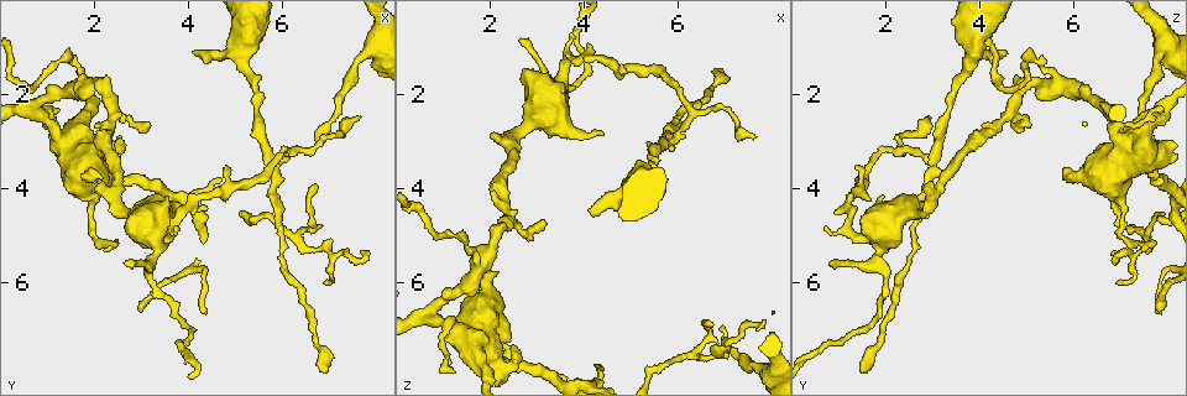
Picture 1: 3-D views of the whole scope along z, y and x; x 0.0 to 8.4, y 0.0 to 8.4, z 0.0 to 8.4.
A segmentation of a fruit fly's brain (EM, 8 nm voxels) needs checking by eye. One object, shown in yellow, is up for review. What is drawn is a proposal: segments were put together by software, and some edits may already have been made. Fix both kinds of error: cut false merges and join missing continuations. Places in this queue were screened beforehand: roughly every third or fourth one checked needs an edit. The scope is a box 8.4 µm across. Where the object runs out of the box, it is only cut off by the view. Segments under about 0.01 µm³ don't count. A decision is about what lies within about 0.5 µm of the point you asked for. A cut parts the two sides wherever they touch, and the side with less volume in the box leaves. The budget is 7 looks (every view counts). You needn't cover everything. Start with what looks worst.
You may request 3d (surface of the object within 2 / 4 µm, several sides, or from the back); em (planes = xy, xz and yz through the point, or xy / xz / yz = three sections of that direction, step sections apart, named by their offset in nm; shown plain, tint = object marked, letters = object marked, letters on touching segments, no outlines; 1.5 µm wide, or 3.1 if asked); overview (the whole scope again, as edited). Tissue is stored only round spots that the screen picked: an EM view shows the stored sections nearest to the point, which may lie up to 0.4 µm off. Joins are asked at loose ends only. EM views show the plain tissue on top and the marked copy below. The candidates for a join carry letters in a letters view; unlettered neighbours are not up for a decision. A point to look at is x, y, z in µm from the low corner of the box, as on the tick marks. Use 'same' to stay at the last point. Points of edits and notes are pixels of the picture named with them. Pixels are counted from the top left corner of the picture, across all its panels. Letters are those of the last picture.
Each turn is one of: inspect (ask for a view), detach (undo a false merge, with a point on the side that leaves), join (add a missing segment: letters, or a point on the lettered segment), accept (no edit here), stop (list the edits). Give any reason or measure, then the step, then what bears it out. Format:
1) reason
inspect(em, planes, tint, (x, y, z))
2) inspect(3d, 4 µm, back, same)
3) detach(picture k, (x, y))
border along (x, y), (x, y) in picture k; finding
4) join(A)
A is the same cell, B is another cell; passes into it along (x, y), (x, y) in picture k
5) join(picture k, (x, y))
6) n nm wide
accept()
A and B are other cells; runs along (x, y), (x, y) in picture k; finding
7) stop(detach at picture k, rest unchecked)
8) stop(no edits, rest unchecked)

branch stops here
inspect(3d, 2 µm, (6.85, 7.85, 1.50))

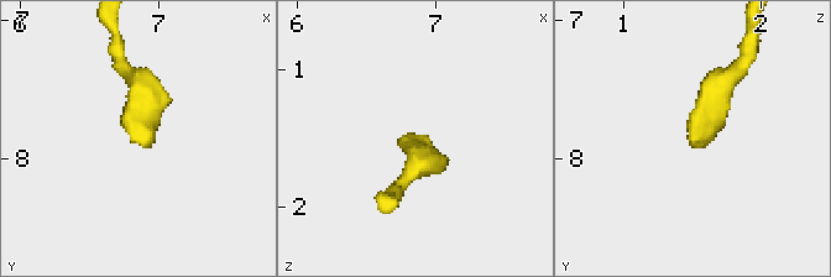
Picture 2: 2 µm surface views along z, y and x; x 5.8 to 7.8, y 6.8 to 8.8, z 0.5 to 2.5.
inspect(em, xy, step 4, tint, (6.80, 7.90, 1.52))

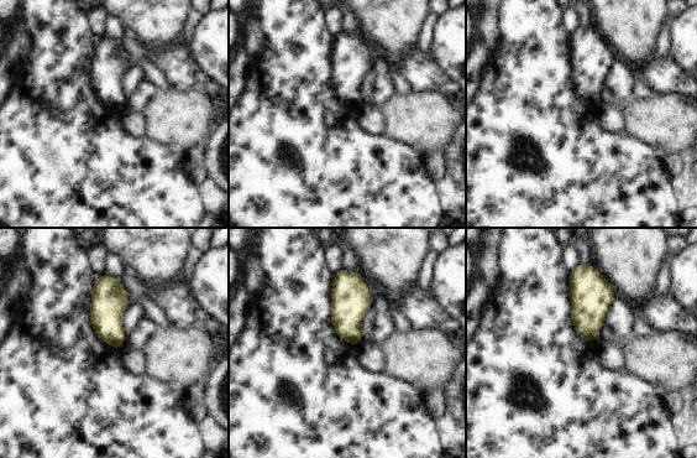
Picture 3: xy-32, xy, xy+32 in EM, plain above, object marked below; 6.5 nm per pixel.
another direction
inspect(em, planes, letters, same)

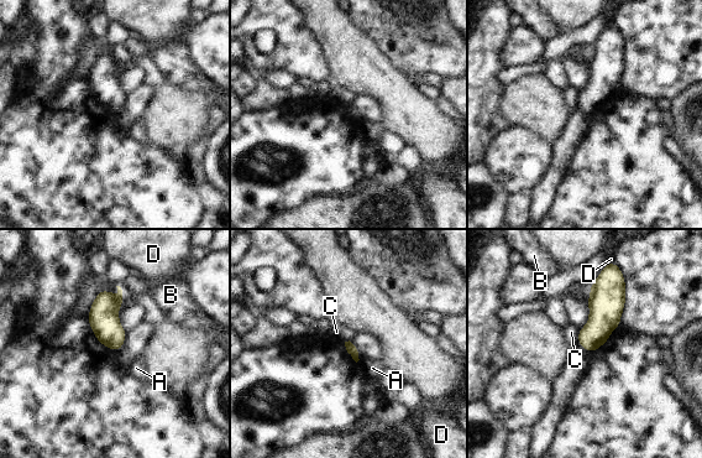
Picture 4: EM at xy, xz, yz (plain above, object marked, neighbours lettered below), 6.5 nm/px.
accept()
A, B, C and D are other cells; border along (577, 329), (579, 342) in picture 4; no lettered segment goes on from it

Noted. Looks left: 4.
side arm on a straight run
inspect(em, xy, step 8, tint, (5.85, 3.45, 3.05))

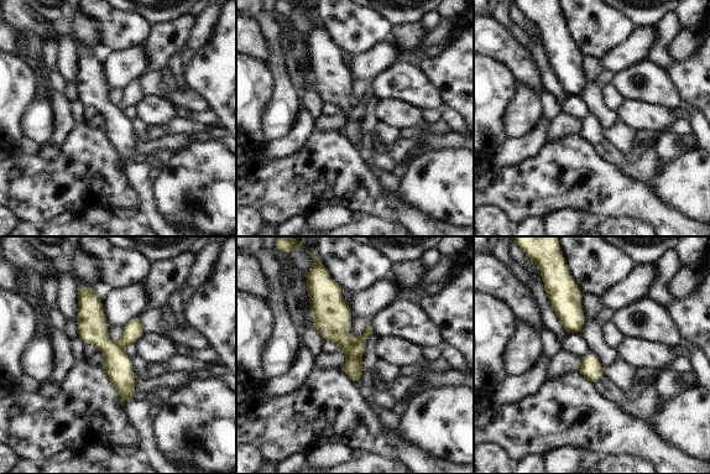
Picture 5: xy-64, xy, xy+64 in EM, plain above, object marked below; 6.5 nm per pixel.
cut it another way
inspect(em, planes, letters, same)

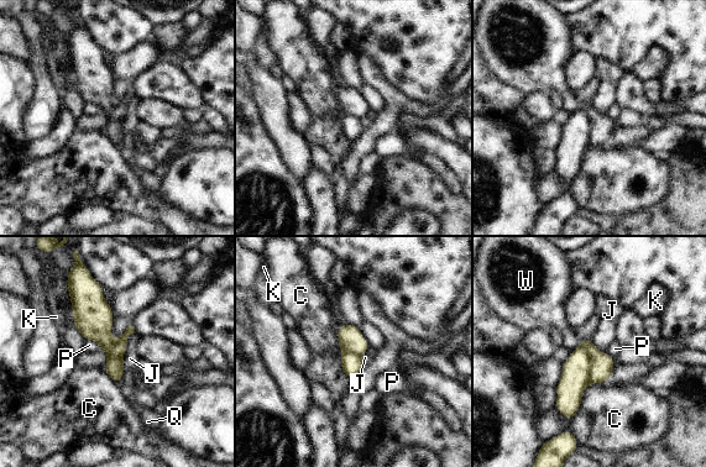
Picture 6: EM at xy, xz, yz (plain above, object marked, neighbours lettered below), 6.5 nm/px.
180 nm wide
accept()
C, J, K, P, Q and W are other cells; border along (126, 351), (123, 356), (121, 379) in picture 6; continuous, no second neuron

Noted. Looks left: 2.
thin end
inspect(3d, 2 µm, back, (2.50, 5.10, 7.75))

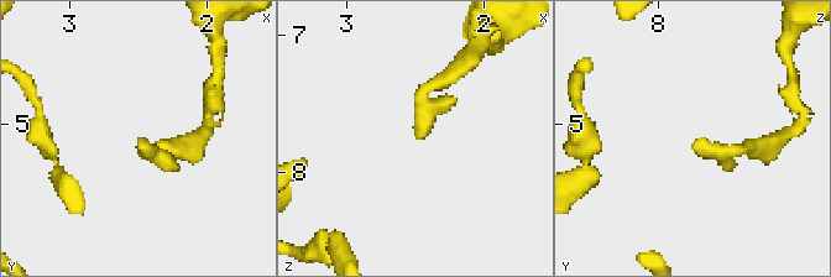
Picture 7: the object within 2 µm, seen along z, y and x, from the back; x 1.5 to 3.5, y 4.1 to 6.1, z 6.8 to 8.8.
need the tissue
inspect(em, planes, letters, (2.48, 5.14, 7.74))

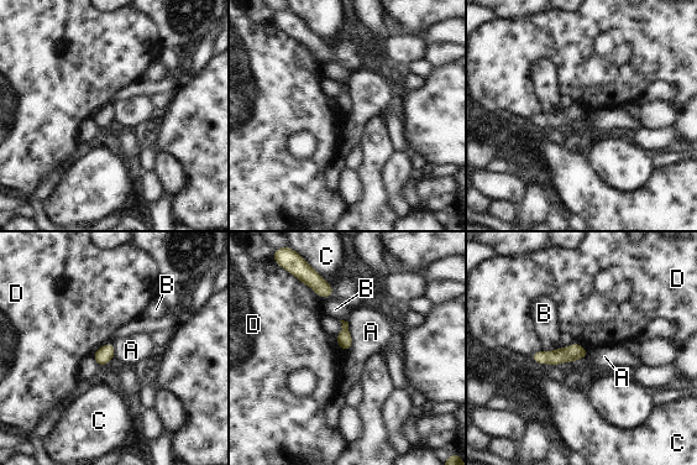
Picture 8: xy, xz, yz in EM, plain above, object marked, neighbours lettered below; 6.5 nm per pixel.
accept()
A, B, C and D are other cells; runs along (585, 354), (535, 358) in picture 8; none of them fits

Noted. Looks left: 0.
stop(no edits, rest unchecked)

